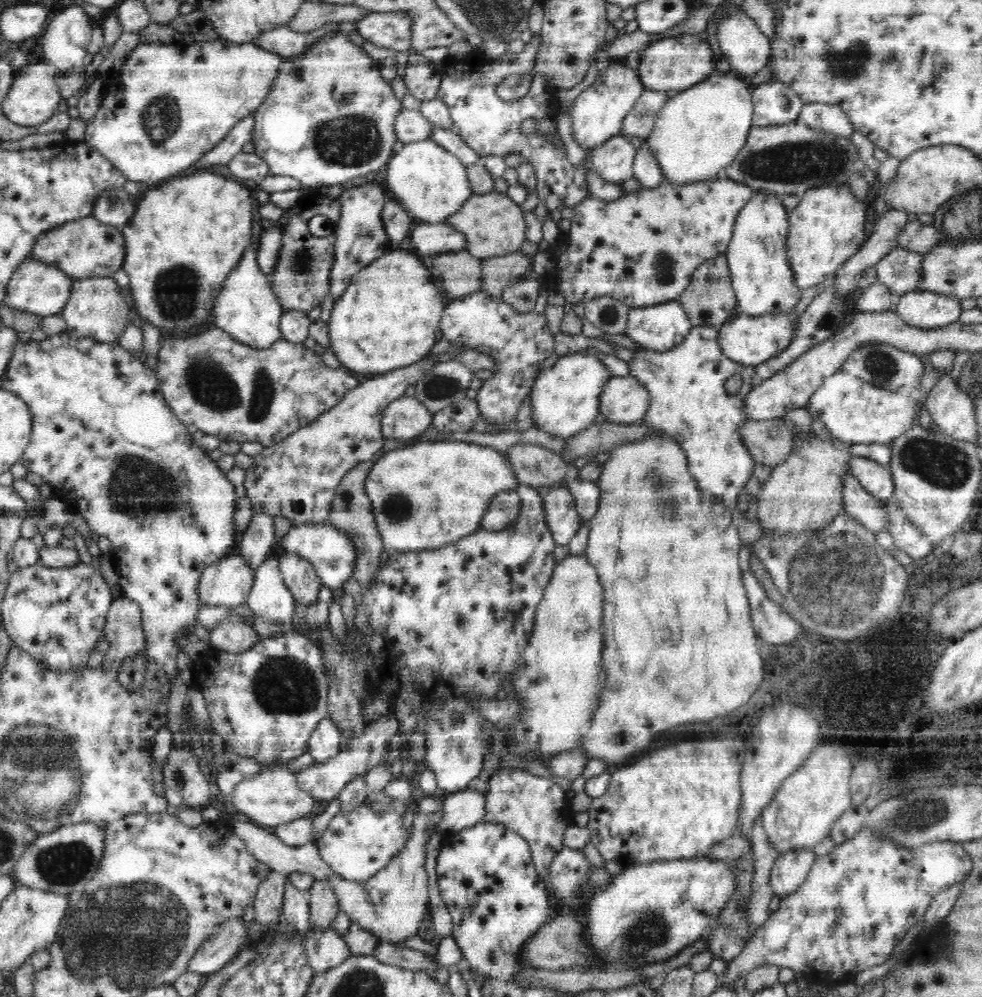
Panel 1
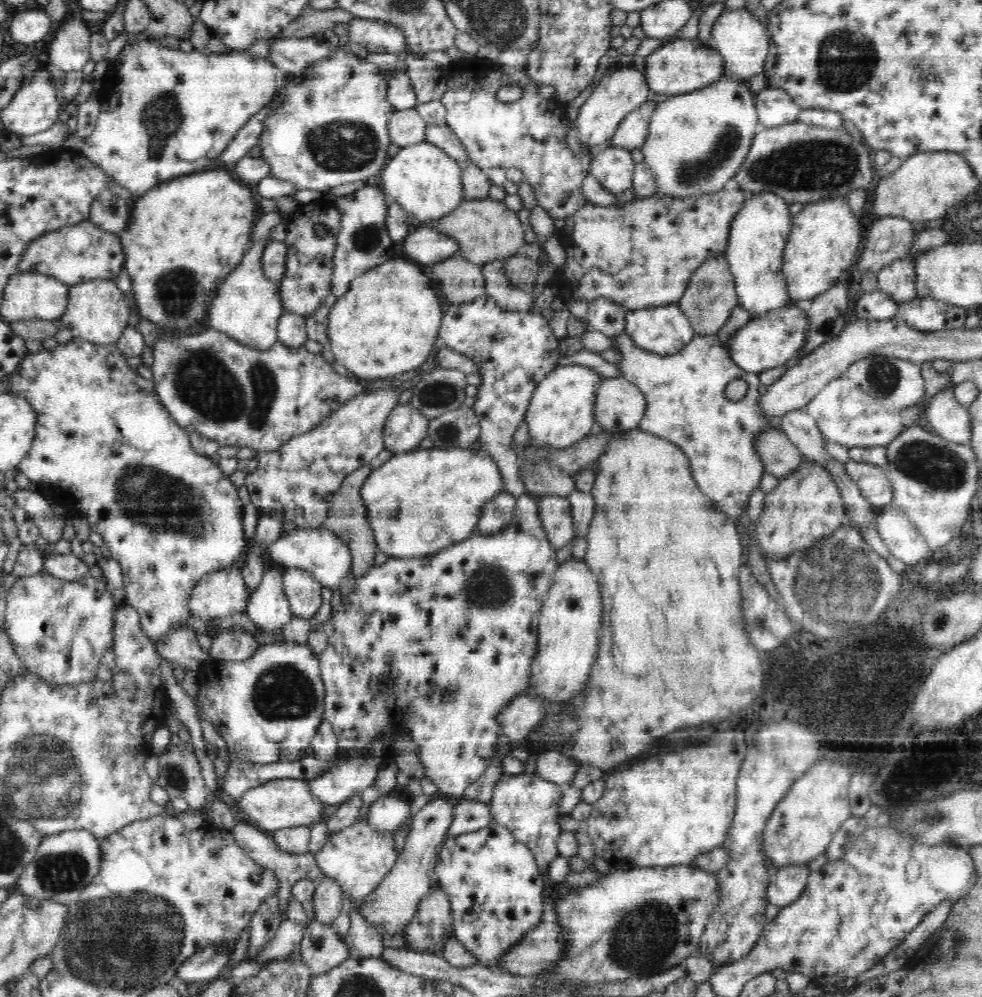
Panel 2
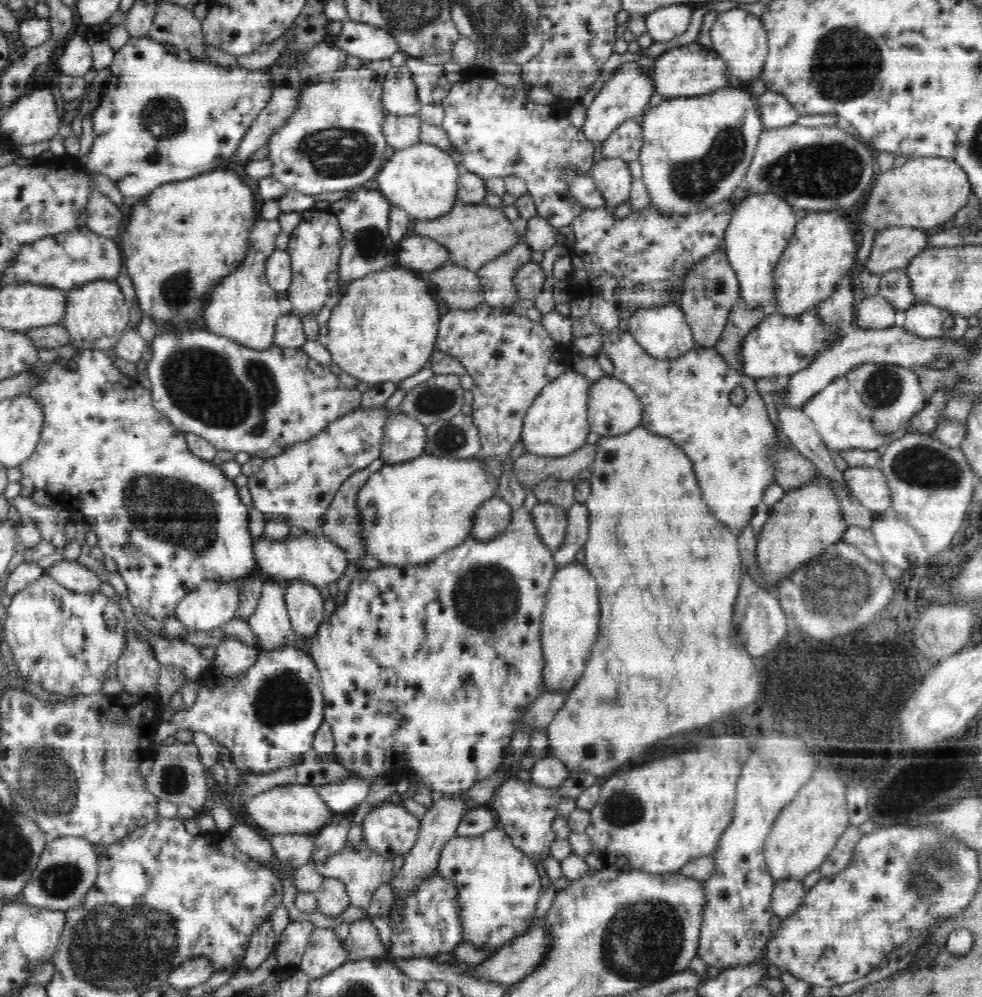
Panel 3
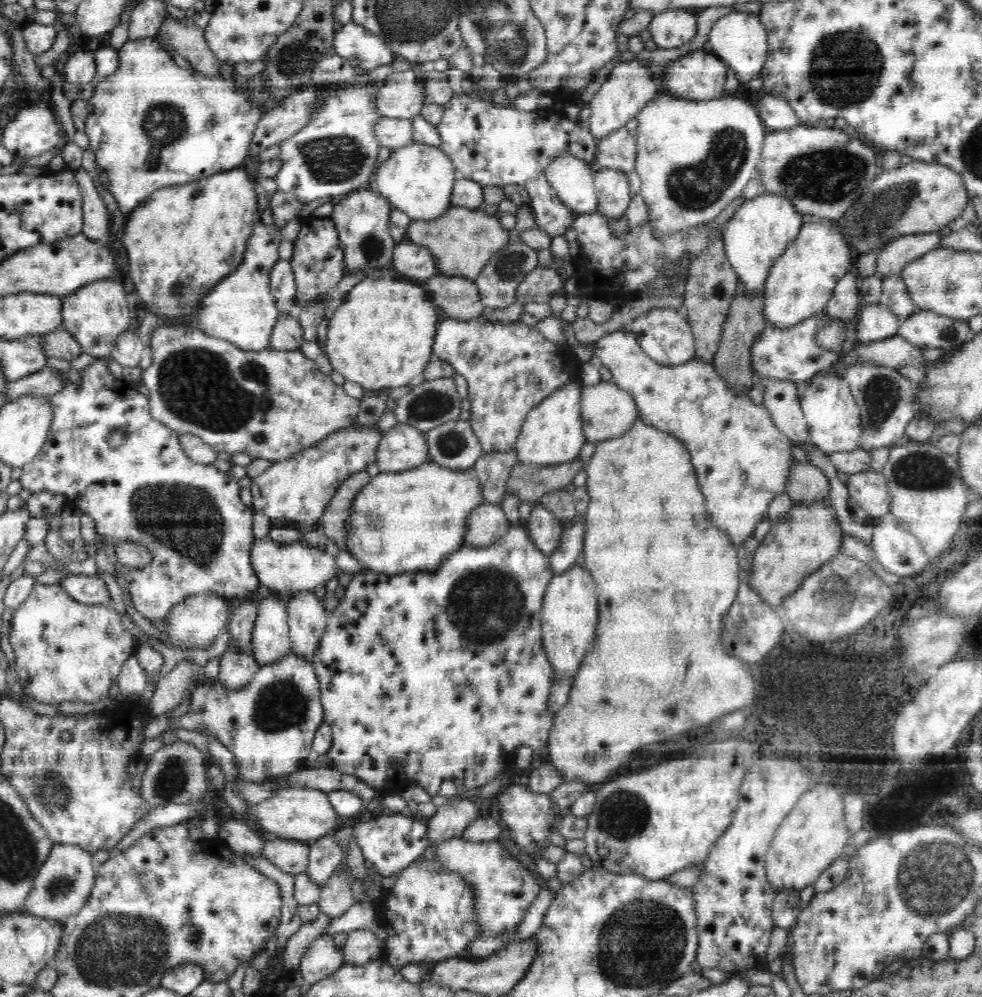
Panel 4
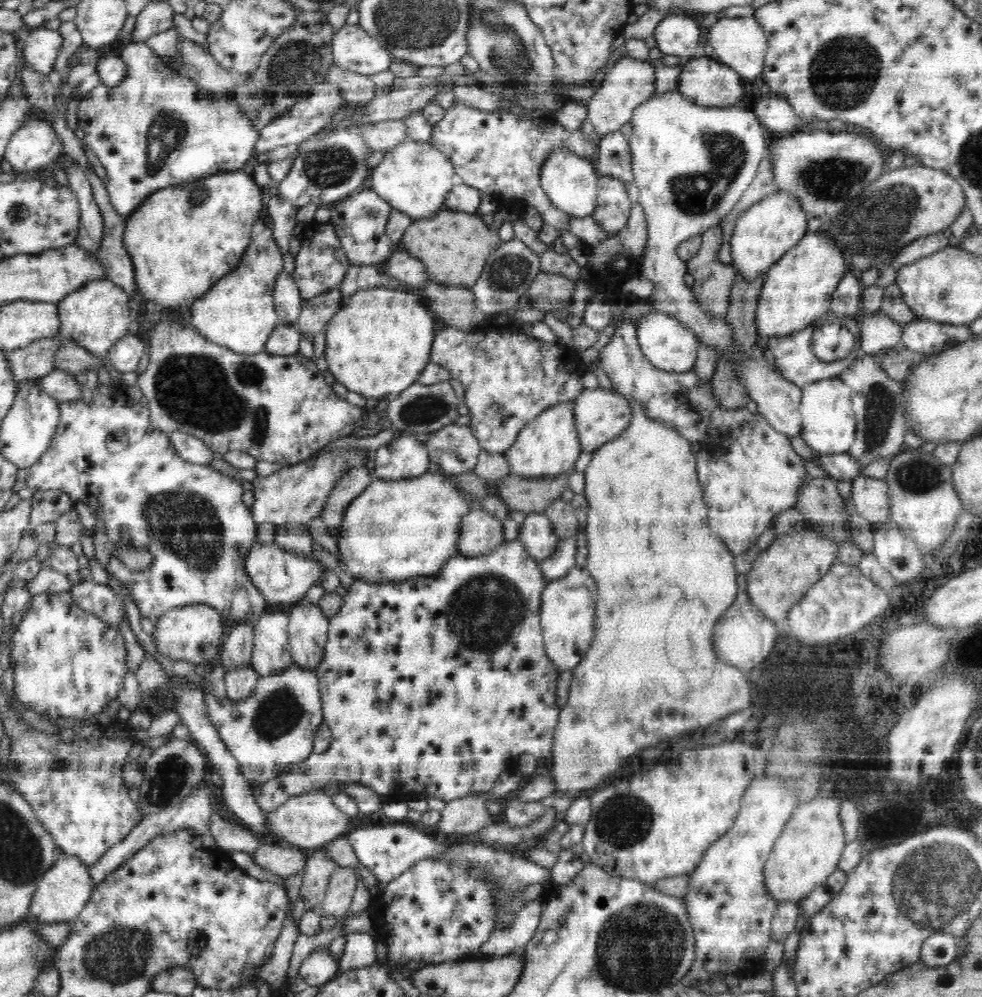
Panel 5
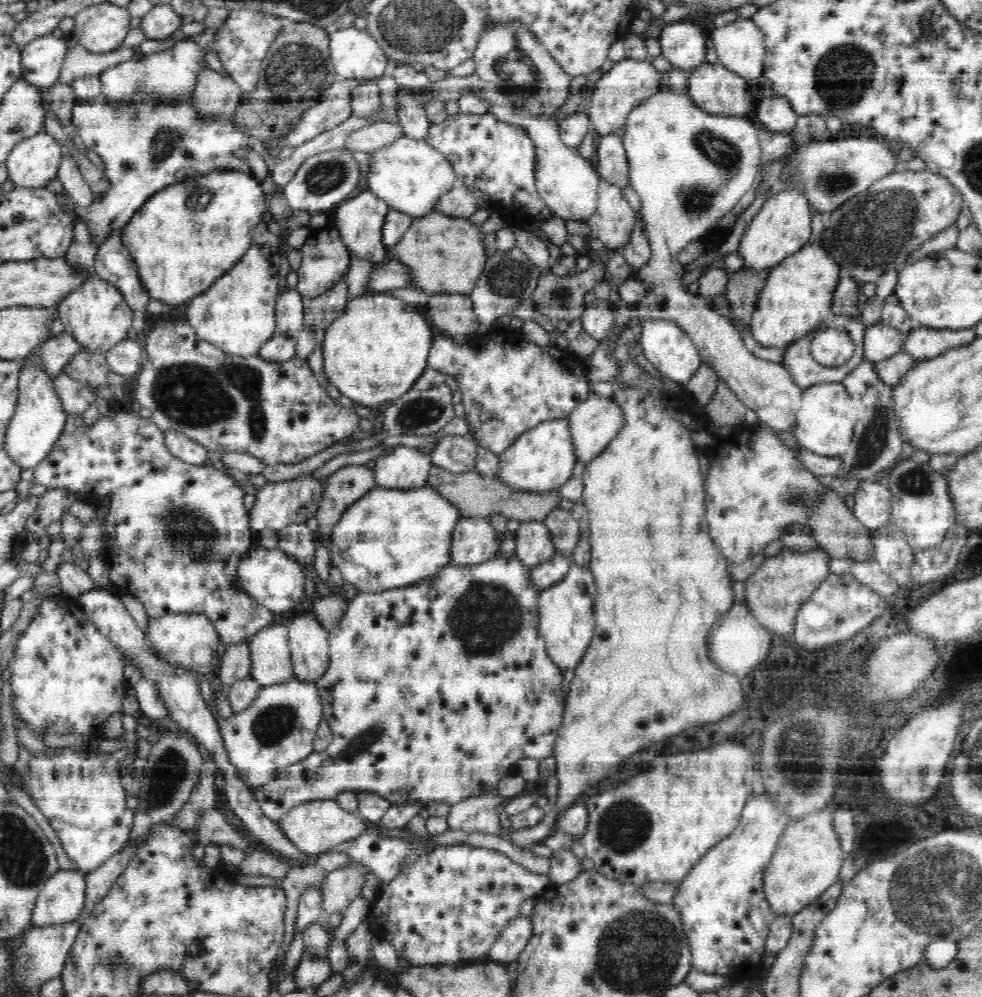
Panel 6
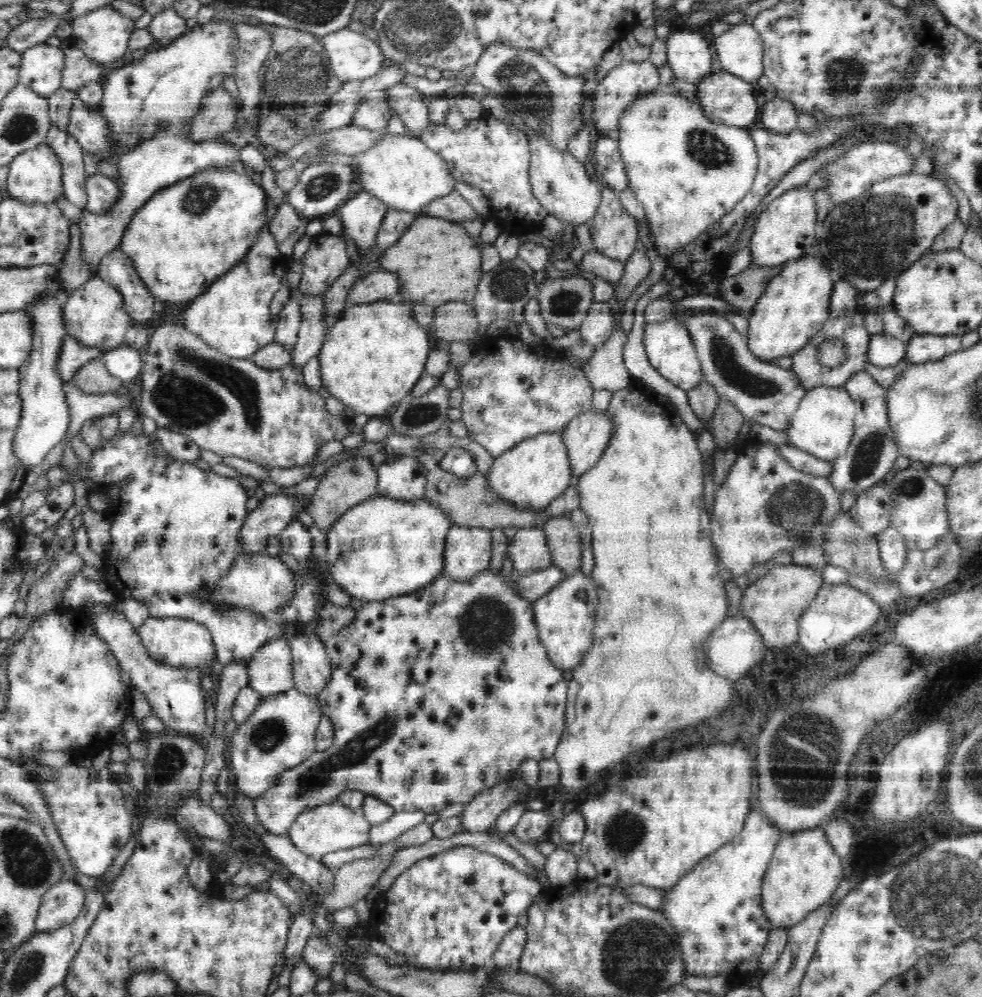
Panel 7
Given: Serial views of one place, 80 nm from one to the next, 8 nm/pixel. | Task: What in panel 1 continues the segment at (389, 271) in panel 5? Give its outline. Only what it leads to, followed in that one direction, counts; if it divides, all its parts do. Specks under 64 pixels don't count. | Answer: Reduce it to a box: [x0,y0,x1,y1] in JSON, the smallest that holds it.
[409,223,466,258]

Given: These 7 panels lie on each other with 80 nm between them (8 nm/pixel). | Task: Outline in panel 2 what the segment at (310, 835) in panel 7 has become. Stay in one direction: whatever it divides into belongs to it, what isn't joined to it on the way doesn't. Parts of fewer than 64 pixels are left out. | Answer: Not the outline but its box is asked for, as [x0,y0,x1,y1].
[235,778,328,832]

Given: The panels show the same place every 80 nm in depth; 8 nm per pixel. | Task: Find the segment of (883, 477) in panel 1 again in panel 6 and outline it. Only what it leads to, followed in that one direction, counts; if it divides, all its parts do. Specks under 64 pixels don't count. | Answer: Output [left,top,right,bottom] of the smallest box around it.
[853,481,891,531]

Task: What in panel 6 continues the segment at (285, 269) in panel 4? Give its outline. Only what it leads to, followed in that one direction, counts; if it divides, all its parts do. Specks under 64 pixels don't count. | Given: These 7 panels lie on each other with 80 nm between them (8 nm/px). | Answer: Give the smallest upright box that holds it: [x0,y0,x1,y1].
[275,287,304,338]

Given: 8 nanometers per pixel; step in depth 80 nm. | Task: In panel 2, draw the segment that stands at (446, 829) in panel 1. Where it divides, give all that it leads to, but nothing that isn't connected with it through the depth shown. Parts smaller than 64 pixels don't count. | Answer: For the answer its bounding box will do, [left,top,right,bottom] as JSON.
[448,798,492,838]

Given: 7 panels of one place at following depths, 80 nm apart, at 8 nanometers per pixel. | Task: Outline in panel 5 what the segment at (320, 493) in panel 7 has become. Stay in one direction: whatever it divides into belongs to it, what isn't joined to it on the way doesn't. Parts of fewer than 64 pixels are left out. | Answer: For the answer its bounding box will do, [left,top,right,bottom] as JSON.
[320,465,372,540]

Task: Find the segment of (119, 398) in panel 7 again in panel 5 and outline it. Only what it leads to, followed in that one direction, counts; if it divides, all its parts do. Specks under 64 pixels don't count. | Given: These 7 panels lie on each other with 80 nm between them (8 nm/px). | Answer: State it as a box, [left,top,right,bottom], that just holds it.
[36,367,82,403]

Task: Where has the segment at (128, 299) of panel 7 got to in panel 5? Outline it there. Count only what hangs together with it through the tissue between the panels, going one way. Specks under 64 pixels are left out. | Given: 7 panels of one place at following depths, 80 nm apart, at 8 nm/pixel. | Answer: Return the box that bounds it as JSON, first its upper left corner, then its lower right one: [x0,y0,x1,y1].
[84,167,139,300]

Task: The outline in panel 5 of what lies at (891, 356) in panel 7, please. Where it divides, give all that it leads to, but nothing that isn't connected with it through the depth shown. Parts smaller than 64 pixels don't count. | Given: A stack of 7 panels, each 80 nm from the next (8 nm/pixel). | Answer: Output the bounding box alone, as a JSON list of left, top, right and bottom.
[858,314,903,358]

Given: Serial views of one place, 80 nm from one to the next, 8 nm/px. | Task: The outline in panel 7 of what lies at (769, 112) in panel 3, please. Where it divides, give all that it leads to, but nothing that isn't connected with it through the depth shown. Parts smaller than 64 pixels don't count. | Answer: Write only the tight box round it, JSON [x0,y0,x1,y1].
[759,97,798,133]

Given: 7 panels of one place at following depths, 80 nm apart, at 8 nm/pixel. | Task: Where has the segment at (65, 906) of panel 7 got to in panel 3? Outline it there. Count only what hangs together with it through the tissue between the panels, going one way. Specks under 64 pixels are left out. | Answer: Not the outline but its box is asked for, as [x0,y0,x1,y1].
[21,836,99,912]

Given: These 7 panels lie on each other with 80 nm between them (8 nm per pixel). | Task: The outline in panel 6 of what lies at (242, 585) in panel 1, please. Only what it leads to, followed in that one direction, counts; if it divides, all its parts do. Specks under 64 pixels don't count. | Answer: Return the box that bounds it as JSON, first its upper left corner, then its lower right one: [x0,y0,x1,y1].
[145,613,224,674]

